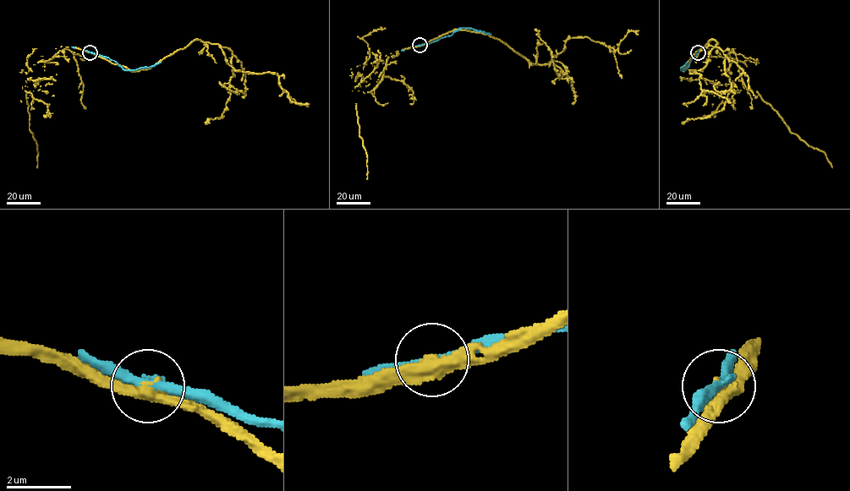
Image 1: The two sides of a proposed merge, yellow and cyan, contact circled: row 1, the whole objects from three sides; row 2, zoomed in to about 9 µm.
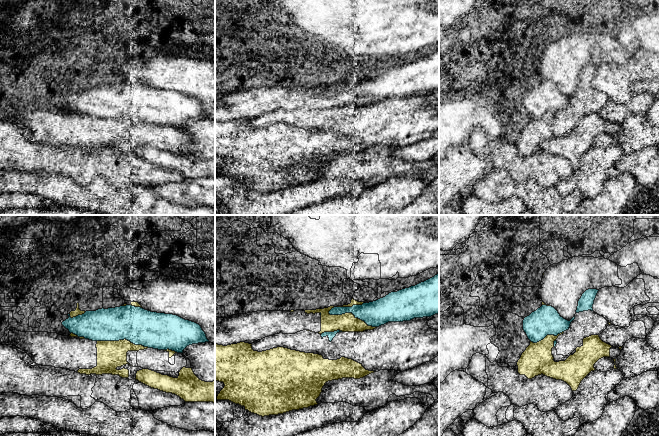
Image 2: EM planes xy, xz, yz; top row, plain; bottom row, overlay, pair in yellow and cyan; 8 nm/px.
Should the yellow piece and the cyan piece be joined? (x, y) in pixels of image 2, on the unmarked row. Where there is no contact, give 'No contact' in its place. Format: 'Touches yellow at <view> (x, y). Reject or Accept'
Touches yellow at xz (351, 89). Reject

